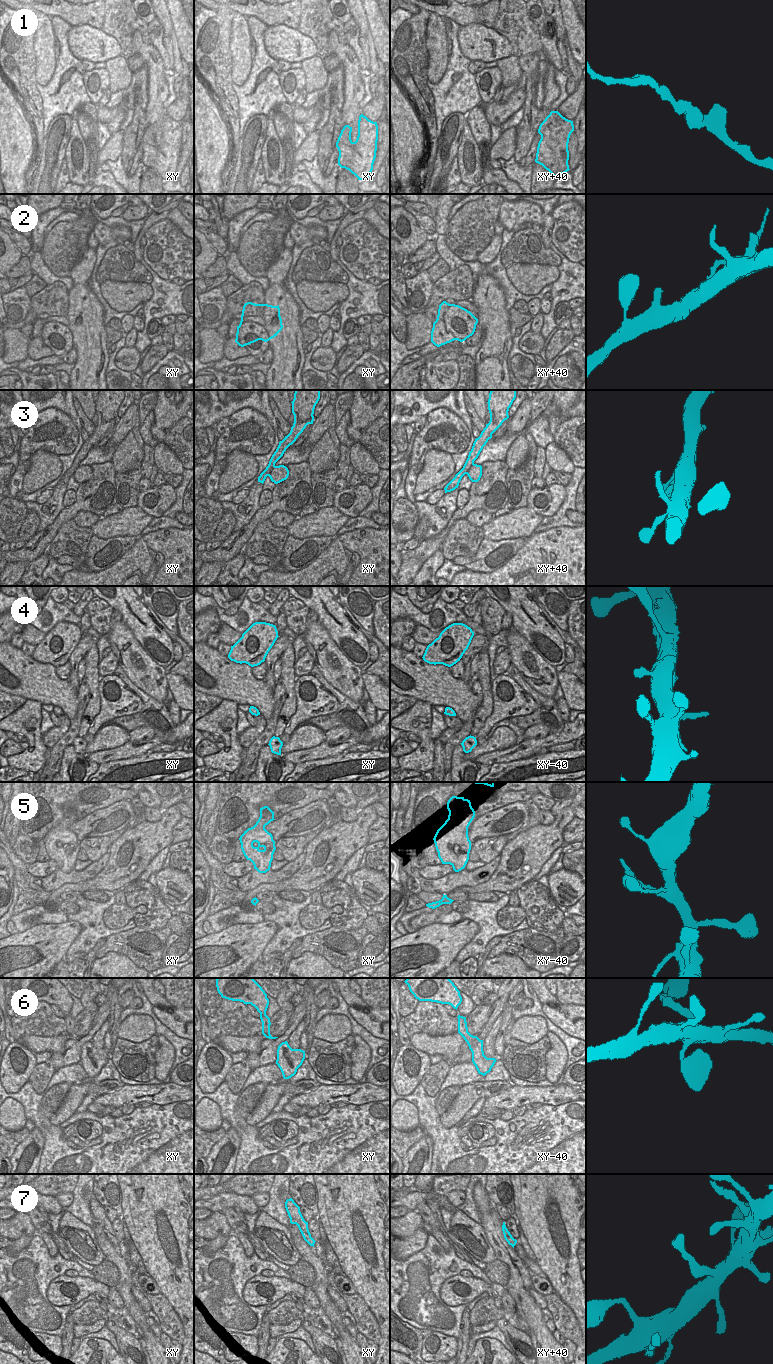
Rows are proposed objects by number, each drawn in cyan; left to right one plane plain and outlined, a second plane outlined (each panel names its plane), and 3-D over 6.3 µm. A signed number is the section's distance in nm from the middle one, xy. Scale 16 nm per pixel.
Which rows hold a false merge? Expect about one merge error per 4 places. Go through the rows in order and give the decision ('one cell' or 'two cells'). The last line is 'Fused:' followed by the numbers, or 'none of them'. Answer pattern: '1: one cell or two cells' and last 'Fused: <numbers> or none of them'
1: one cell
2: one cell
3: one cell
4: one cell
5: one cell
6: one cell
7: one cell
Fused: none of them

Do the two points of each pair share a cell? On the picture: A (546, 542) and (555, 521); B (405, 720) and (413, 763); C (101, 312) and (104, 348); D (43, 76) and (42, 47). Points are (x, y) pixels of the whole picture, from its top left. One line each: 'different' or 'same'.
A: different
B: same
C: same
D: same

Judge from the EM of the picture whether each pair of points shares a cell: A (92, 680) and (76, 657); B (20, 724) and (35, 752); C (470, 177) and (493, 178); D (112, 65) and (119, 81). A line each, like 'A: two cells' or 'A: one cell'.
A: two cells
B: one cell
C: two cells
D: one cell

